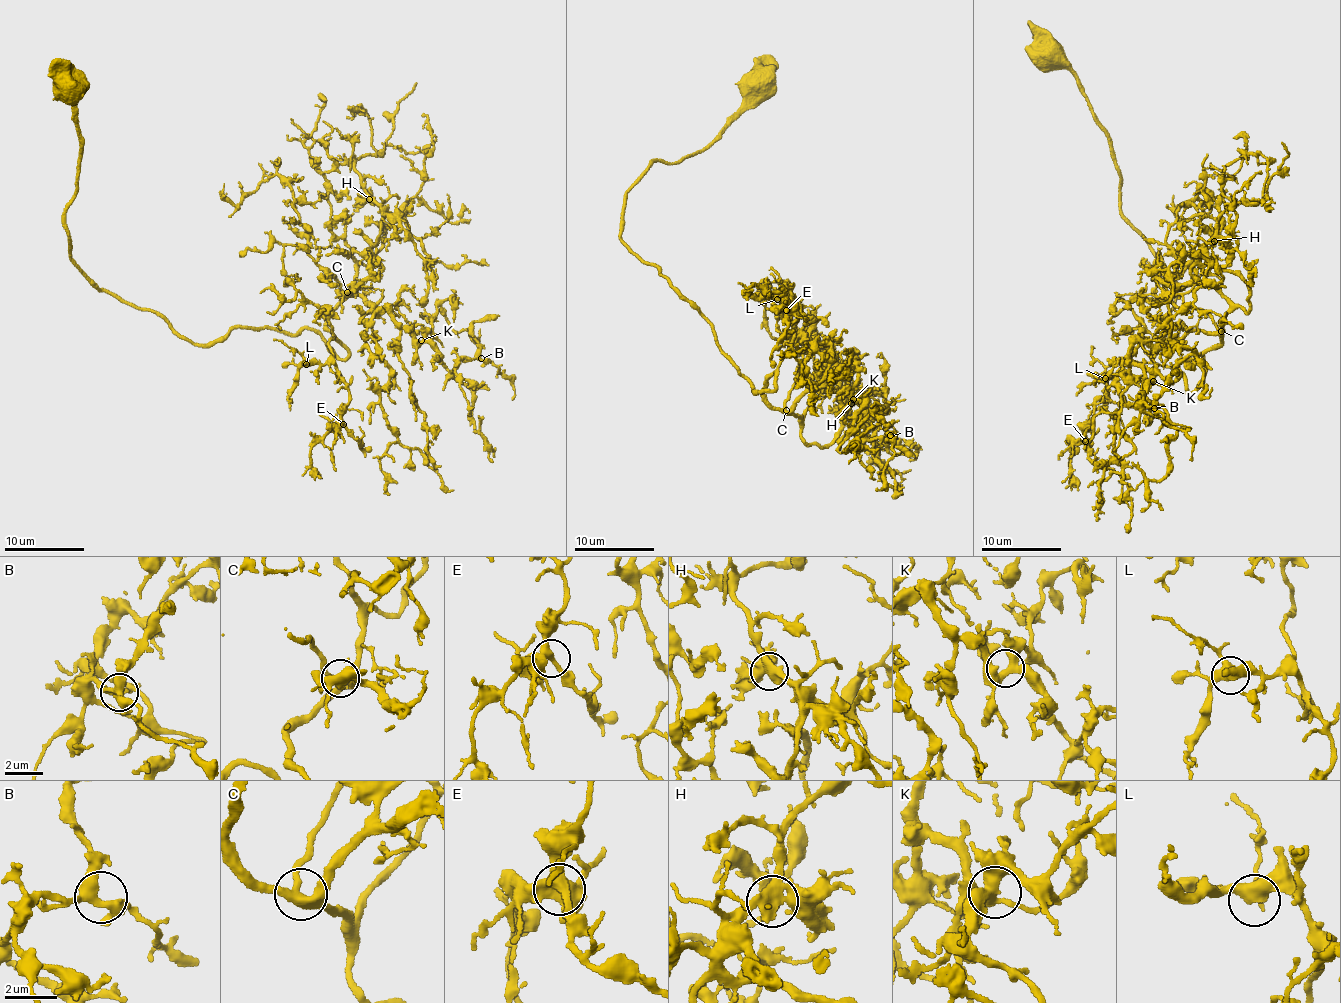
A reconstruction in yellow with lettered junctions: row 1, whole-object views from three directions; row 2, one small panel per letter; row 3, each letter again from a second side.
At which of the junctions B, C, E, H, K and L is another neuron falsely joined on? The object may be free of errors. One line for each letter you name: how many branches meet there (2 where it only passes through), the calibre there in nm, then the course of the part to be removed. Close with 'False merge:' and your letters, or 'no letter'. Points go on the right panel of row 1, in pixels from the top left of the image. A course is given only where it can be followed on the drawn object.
False merge: no letter

